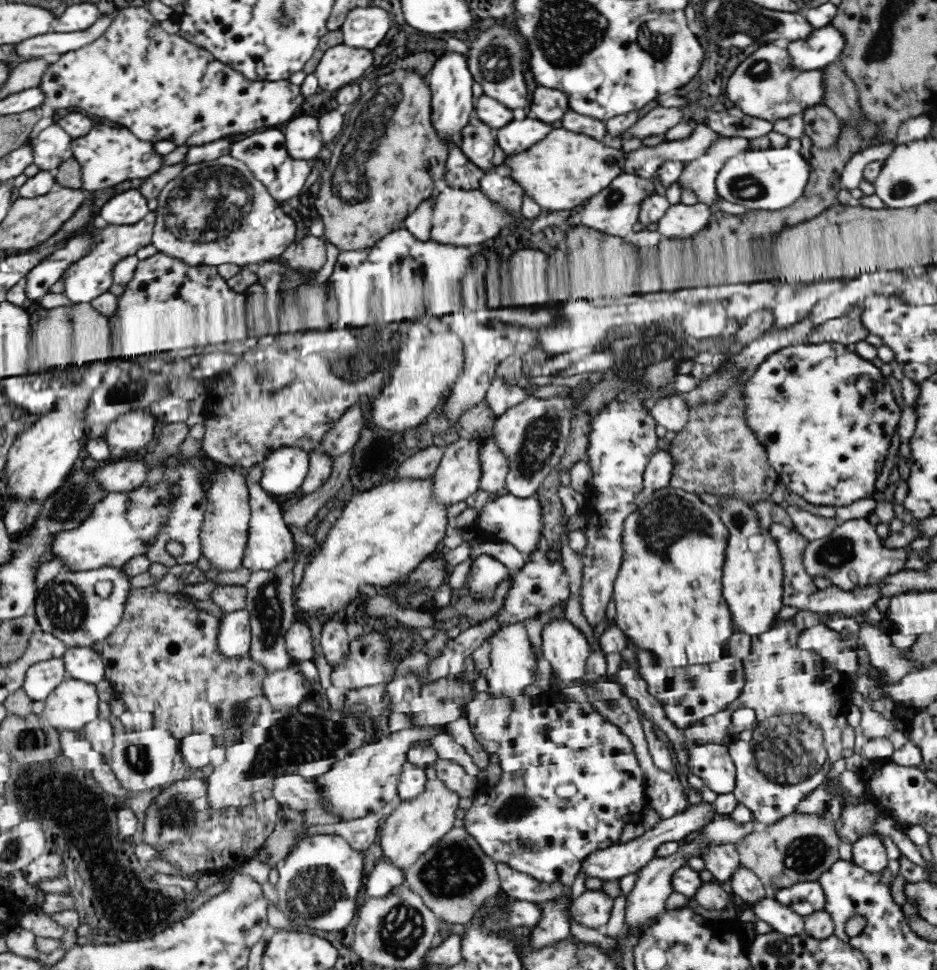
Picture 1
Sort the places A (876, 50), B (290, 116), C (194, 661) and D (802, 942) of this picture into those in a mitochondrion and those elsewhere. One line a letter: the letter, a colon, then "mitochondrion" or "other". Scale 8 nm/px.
A: mitochondrion
B: other
C: other
D: other

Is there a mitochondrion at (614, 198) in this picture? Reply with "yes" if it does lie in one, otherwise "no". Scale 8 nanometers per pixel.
yes

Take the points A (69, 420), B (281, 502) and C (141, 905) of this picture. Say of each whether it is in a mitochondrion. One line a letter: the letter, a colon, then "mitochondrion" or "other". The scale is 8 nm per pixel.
A: other
B: other
C: mitochondrion

